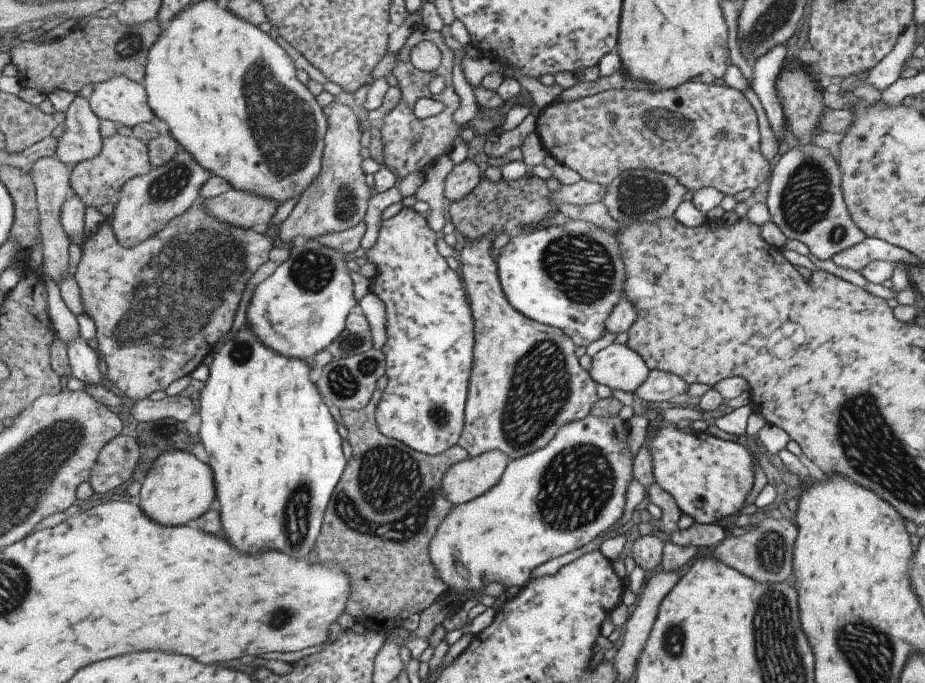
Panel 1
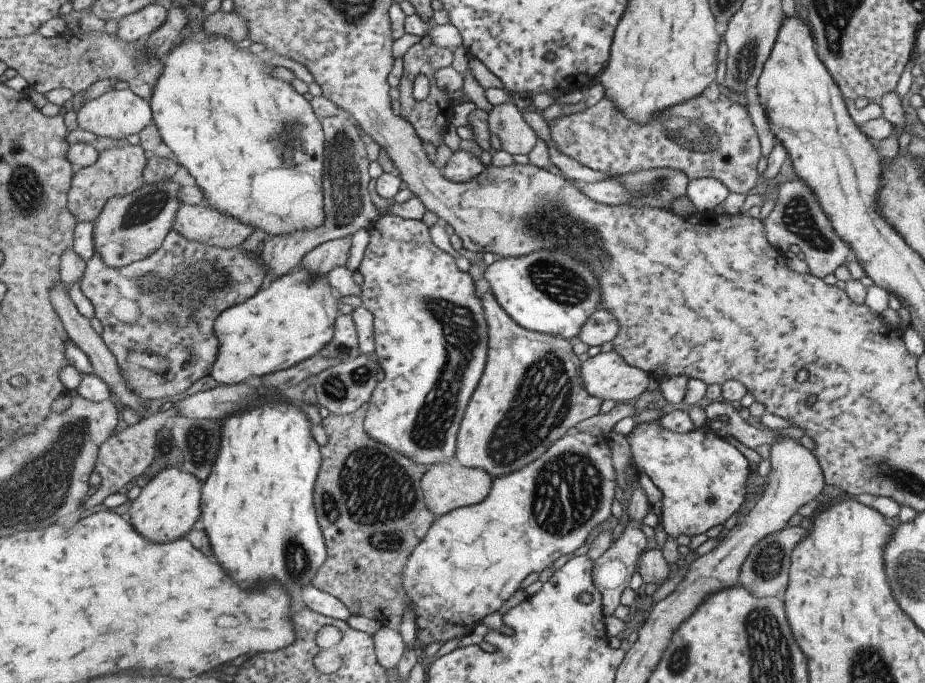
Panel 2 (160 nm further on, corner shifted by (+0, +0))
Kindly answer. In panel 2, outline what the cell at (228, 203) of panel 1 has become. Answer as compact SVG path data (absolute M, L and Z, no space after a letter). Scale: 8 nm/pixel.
M209 204L181 205L173 229L188 241L222 249L240 246L255 230L240 220L228 217Z

